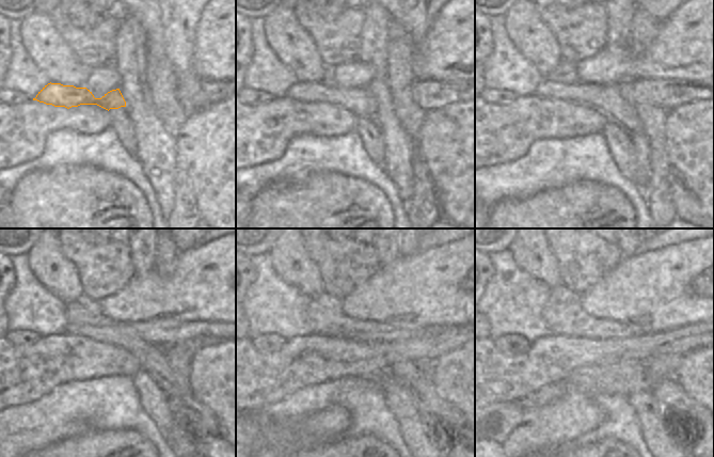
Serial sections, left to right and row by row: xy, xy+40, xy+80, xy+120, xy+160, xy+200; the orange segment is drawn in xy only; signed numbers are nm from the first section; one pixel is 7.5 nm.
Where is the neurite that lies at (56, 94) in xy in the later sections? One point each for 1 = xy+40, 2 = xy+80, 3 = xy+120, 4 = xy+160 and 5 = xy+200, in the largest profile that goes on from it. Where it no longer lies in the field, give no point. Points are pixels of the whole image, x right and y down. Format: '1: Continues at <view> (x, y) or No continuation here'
1: Continues at xy+40 (359, 100)
2: Continues at xy+80 (605, 99)
3: Continues at xy+120 (209, 444)
4: Continues at xy+160 (440, 416)
5: Continues at xy+200 (683, 414).

